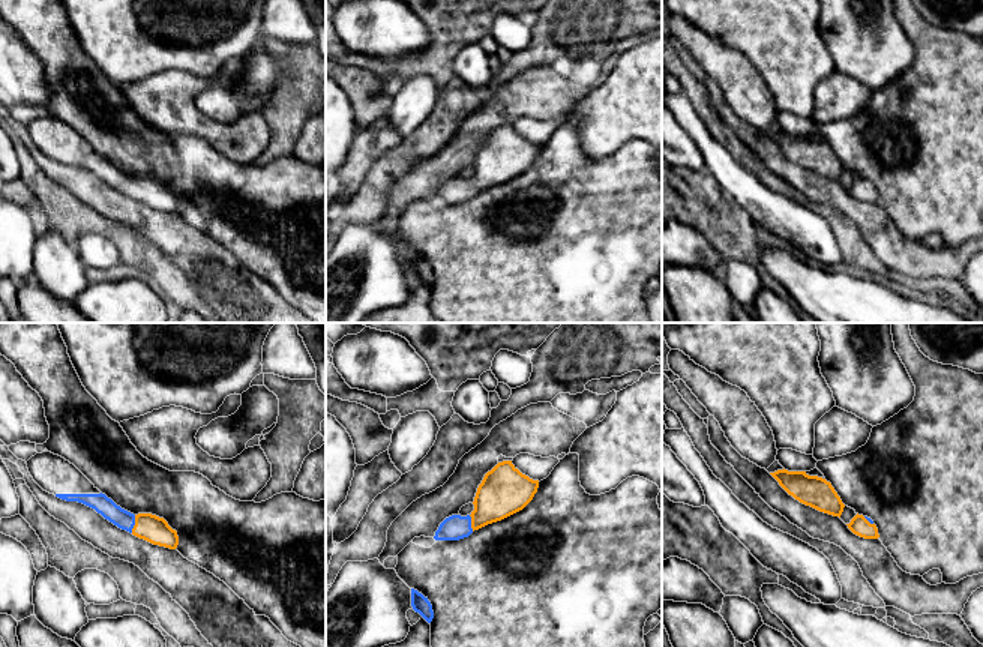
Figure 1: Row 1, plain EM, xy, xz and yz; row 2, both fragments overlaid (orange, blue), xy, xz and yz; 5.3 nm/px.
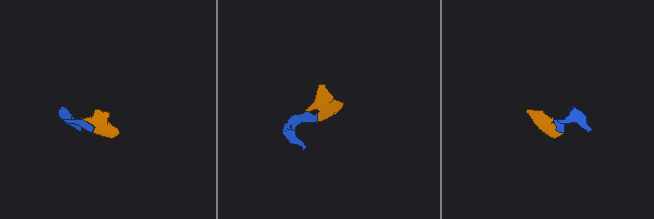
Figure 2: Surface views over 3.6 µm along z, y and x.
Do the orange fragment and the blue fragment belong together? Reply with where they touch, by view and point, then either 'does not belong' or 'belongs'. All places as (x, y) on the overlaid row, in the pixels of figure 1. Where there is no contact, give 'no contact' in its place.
contact xy (135, 524); belongs

